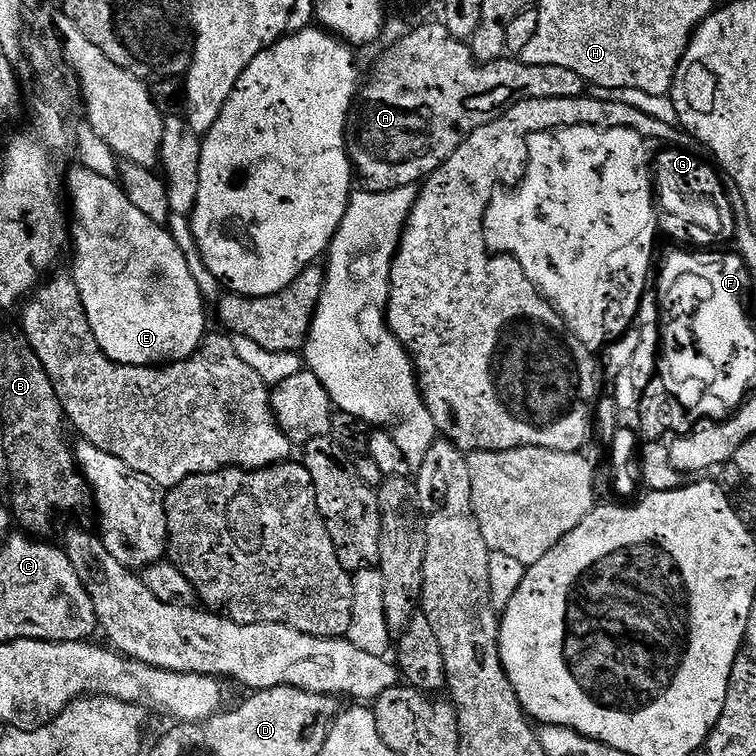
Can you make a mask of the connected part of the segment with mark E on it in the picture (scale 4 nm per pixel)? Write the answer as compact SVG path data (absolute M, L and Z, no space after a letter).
M75 166L66 172L66 196L72 199L72 220L76 225L70 228L70 248L72 244L72 264L70 269L72 280L78 286L78 294L82 306L86 310L86 318L90 322L90 330L98 342L102 351L111 358L115 364L129 364L135 368L146 368L149 366L160 366L165 362L175 362L190 358L203 342L208 328L208 316L204 313L204 296L200 293L200 284L196 281L196 276L192 273L192 268L188 265L188 260L184 257L184 252L180 249L180 244L167 231L165 225L150 222L146 214L141 214L139 210L126 198L123 188L116 180L102 178L102 174L94 174L94 170L83 166Z

